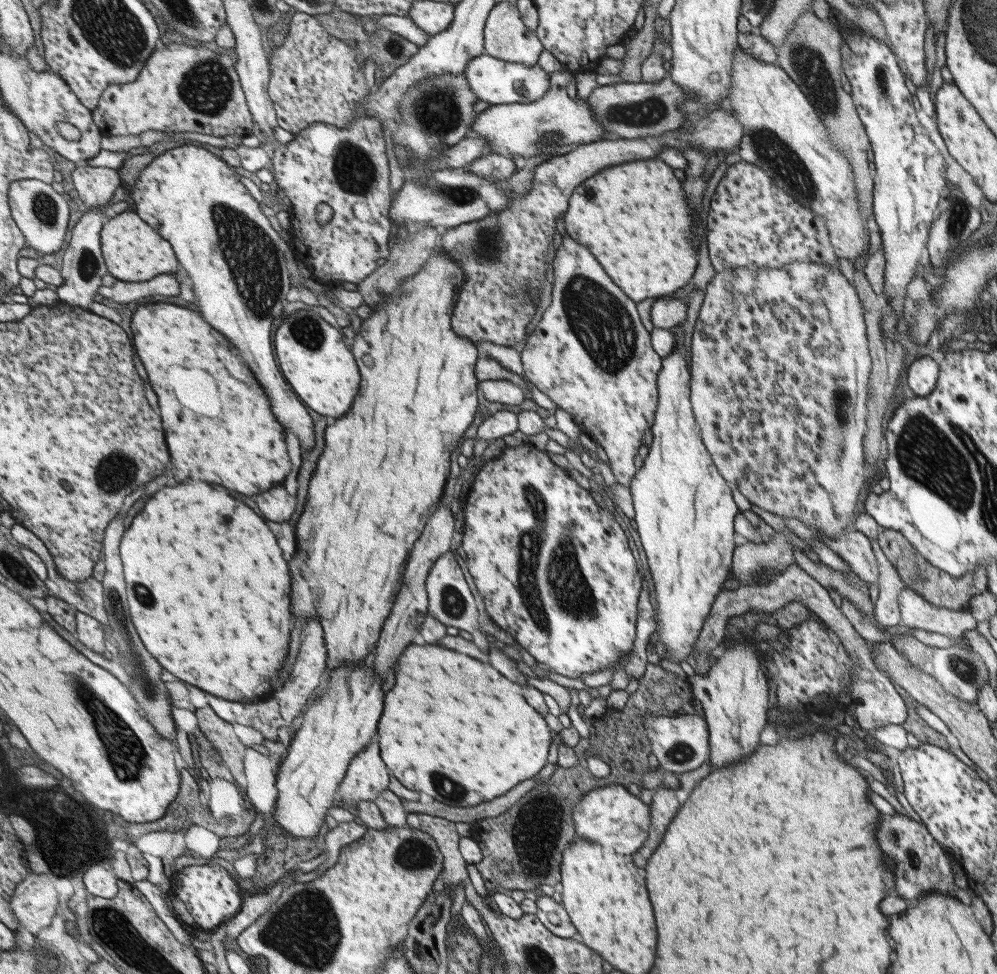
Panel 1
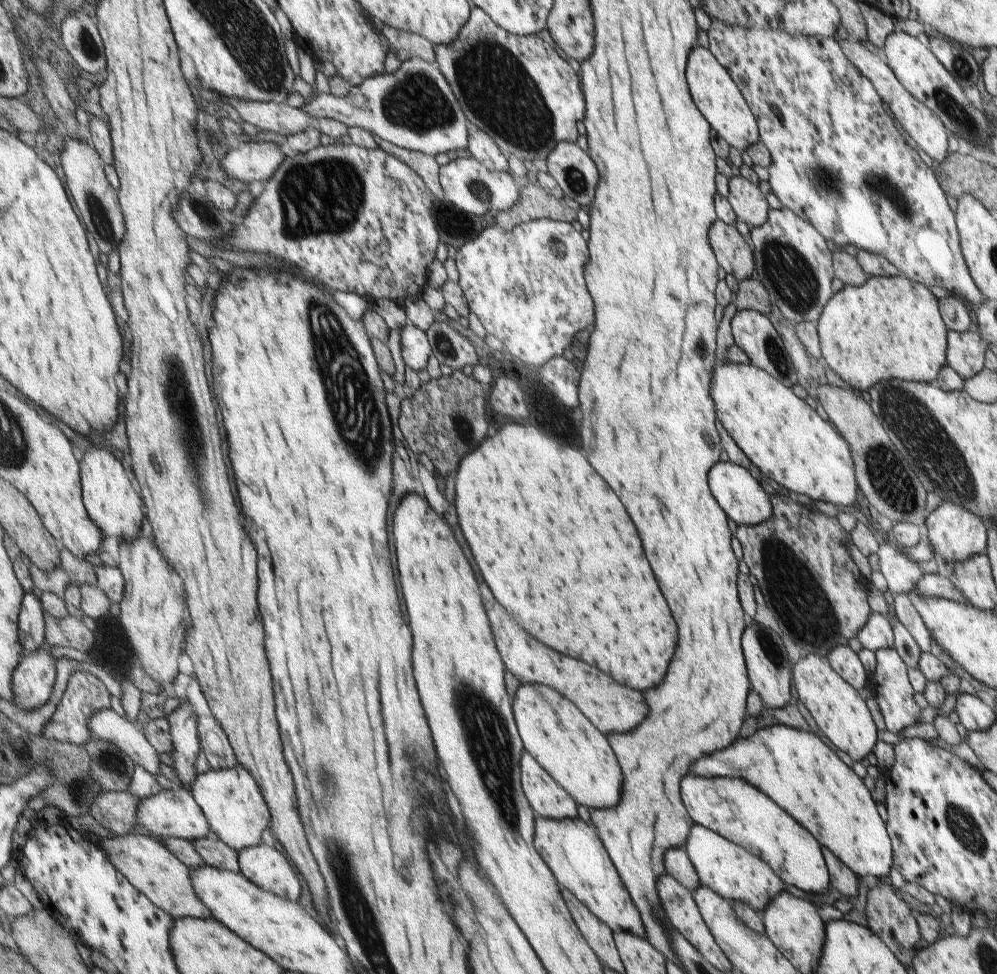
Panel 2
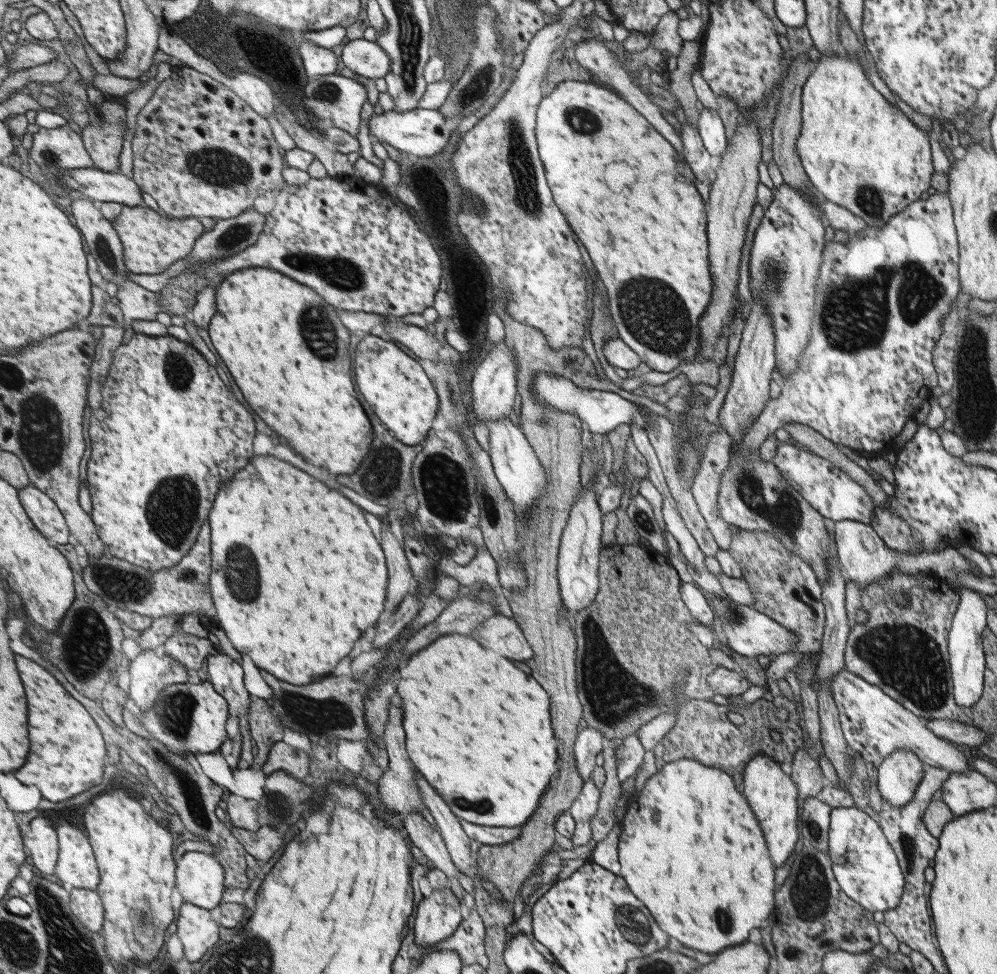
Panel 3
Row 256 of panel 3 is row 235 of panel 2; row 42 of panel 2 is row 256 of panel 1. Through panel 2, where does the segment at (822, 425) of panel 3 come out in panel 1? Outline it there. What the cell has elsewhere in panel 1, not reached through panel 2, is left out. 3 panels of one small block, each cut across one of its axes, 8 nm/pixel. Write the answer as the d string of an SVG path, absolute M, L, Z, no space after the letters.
M745 161L729 165L712 195L705 232L708 257L715 271L742 266L781 268L796 260L837 268L838 256L831 246L824 220L799 205L758 165Z

